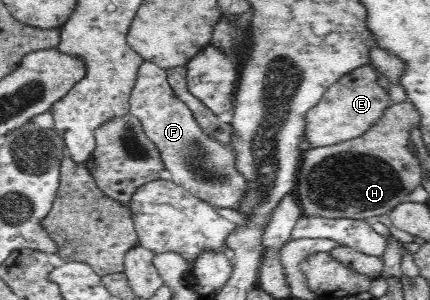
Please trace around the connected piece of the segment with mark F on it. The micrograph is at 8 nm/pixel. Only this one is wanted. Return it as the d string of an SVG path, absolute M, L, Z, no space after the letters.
M147 60L141 62L134 88L130 93L130 114L139 119L145 135L155 144L155 147L158 147L164 169L171 173L173 182L185 187L191 195L207 204L239 211L242 200L246 199L247 182L245 176L239 173L235 166L237 163L235 150L226 144L220 144L201 129L193 117L193 106L179 100L168 82L167 72L156 63Z

